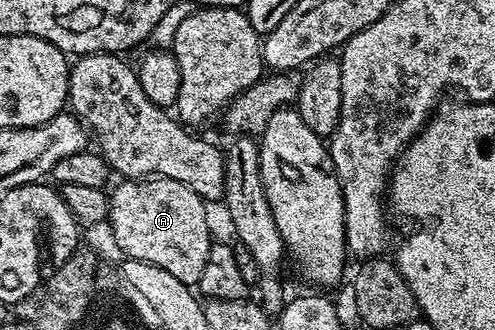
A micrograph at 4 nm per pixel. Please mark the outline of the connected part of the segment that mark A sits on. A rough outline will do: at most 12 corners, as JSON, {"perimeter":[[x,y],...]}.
{"perimeter":[[172,178],[125,180],[108,225],[127,258],[199,284],[207,202]]}

